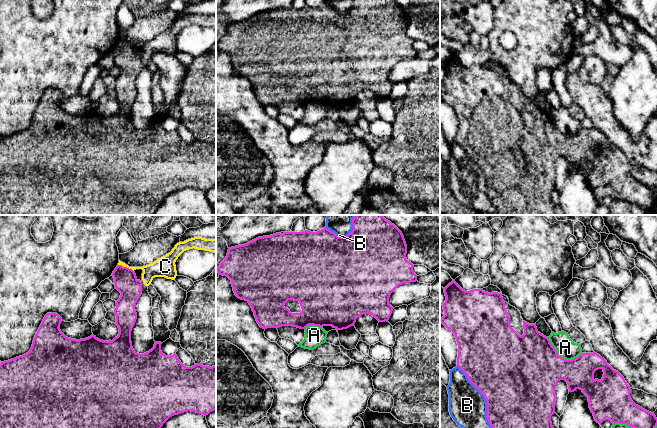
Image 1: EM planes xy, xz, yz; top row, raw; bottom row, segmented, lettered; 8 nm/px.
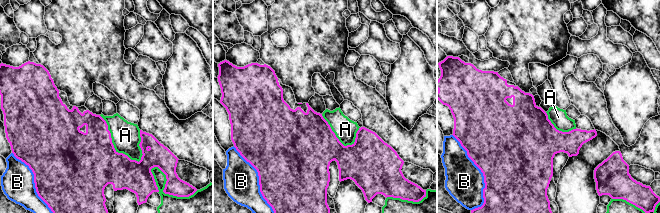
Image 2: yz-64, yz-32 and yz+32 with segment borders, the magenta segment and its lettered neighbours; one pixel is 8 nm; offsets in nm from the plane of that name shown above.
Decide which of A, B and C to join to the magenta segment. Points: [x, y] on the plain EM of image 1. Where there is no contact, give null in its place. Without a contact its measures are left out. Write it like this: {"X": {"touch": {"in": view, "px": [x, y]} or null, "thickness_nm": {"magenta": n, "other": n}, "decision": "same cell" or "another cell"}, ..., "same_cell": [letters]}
{"A": {"touch": {"in": "yz", "px": [562, 133]}, "thickness_nm": {"magenta": 460, "other": 160}, "decision": "another cell"}, "B": {"touch": {"in": "yz", "px": [486, 177]}, "thickness_nm": {"magenta": 500, "other": 300}, "decision": "another cell"}, "C": {"touch": {"in": "xy", "px": [126, 43]}, "thickness_nm": {"magenta": 180, "other": 130}, "decision": "another cell"}, "same_cell": []}

